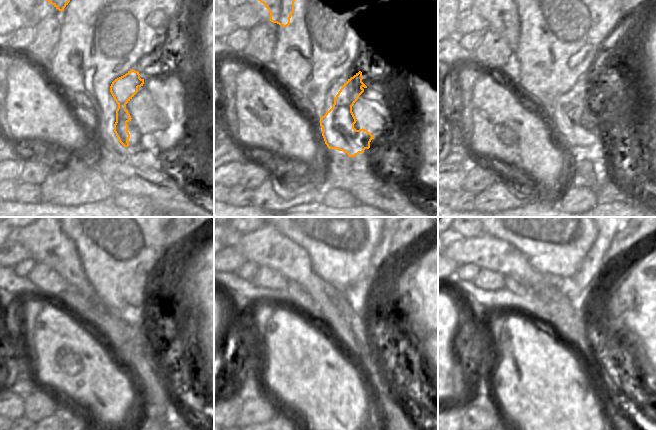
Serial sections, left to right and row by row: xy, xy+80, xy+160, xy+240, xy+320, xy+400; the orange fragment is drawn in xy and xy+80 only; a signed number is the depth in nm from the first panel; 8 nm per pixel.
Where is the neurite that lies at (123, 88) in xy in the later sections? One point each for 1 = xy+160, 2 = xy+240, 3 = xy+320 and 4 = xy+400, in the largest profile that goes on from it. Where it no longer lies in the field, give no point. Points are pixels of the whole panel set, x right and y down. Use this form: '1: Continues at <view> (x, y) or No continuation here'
1: Continues at xy+160 (565, 114)
2: Continues at xy+240 (123, 328)
3: Continues at xy+320 (266, 247)
4: Continues at xy+400 (487, 252)

